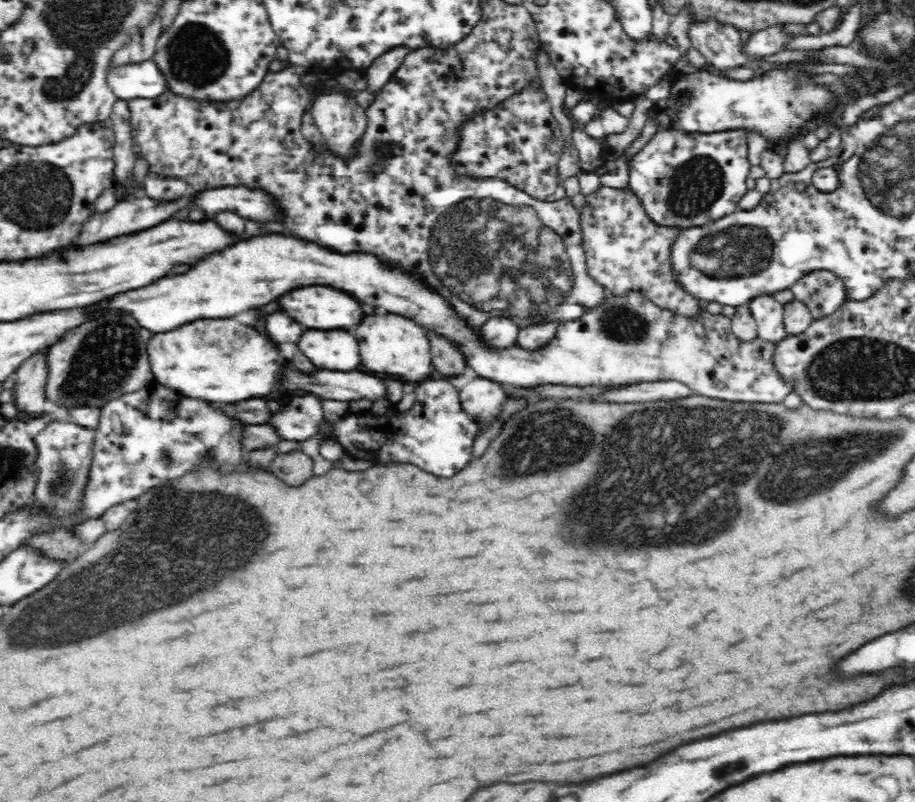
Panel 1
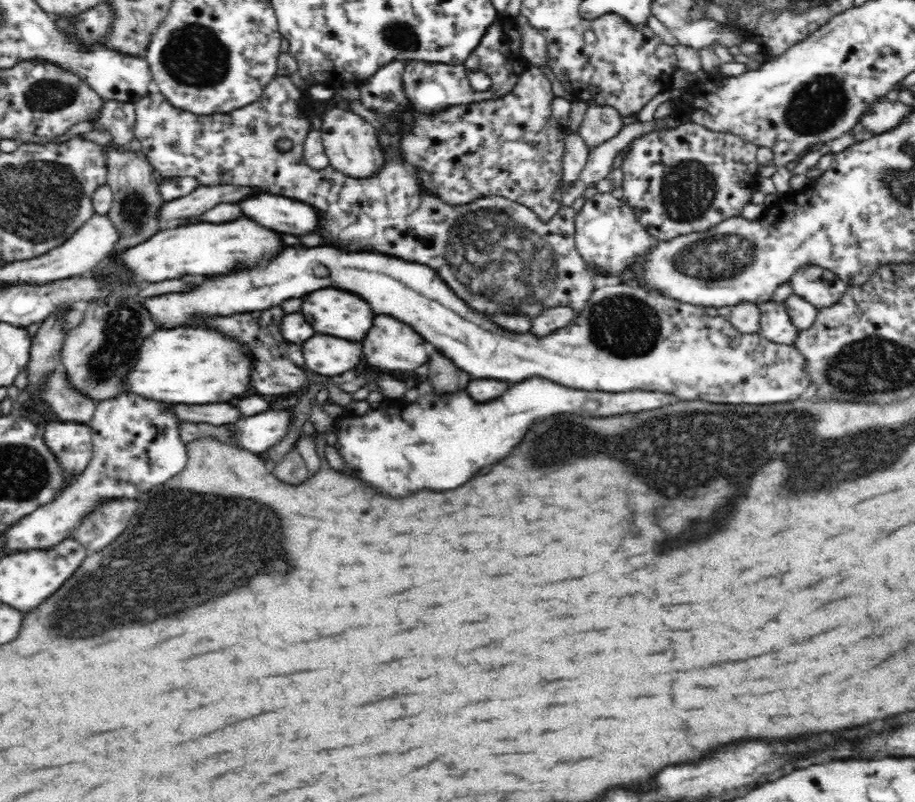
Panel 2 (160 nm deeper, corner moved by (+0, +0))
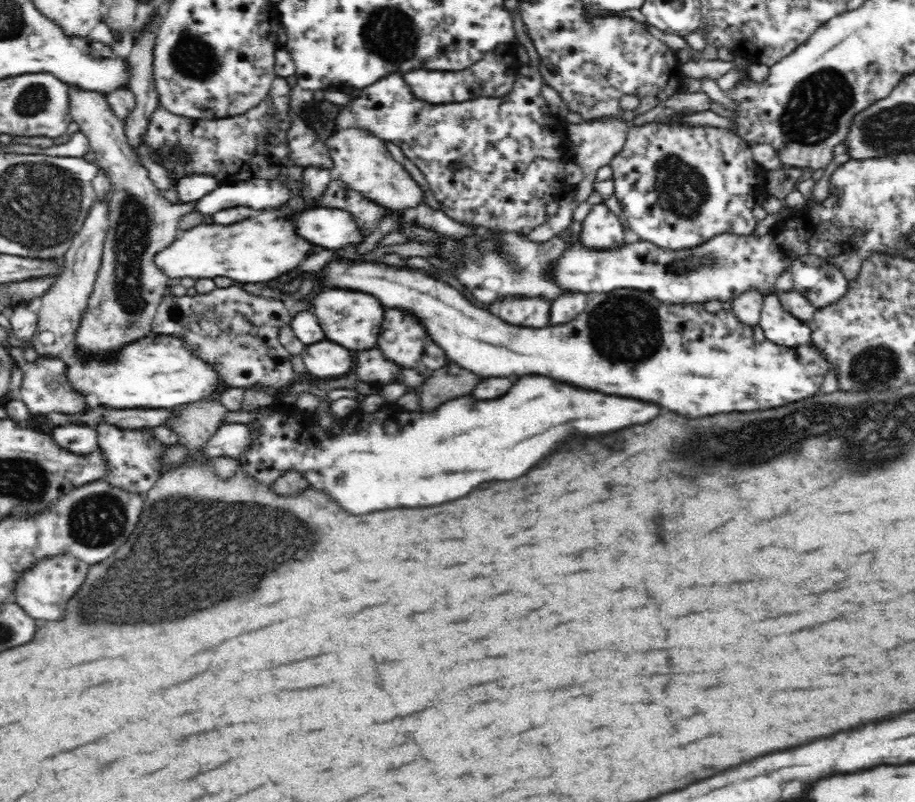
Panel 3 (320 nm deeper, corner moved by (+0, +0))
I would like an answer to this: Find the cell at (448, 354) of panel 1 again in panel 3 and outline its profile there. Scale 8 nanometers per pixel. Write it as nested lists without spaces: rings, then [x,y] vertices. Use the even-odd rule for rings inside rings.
[[[459,364],[444,365],[431,372],[423,383],[419,394],[421,396],[419,405],[426,411],[433,411],[447,400],[472,394],[476,385],[482,380],[484,377],[467,371]]]

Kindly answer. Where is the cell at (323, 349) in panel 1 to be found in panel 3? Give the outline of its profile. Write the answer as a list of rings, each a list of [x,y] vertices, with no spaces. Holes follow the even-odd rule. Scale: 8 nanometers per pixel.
[[[318,342],[304,348],[300,354],[307,372],[313,374],[317,381],[336,379],[346,374],[352,368],[352,356],[350,350],[342,348],[334,342]]]

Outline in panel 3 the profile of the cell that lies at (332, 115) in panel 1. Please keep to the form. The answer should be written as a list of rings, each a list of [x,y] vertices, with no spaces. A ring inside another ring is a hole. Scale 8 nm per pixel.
[[[341,129],[325,142],[335,166],[335,176],[346,183],[348,189],[363,194],[367,200],[390,211],[402,211],[422,206],[425,191],[406,169],[398,163],[386,147],[386,143],[366,129]]]

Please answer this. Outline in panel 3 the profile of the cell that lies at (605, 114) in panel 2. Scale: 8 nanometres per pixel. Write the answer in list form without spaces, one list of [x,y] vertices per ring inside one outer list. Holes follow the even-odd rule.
[[[608,117],[607,119],[608,120],[594,120],[594,122],[583,121],[581,124],[567,123],[568,141],[574,144],[574,157],[583,172],[581,184],[574,190],[574,199],[577,206],[586,202],[591,194],[593,194],[593,184],[597,170],[609,164],[614,156],[622,150],[627,138],[629,128],[625,120],[613,120],[612,117]]]

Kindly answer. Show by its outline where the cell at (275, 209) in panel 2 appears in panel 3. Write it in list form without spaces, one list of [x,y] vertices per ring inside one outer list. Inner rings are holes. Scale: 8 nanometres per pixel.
[[[320,207],[314,209],[306,209],[302,214],[296,214],[296,230],[300,236],[304,236],[308,242],[312,244],[322,244],[328,250],[344,250],[348,246],[356,246],[356,244],[363,243],[366,235],[362,235],[358,231],[357,222],[350,215],[342,209]]]

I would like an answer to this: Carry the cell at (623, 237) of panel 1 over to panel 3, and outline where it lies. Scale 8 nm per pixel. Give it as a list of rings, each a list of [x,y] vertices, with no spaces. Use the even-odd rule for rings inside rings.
[[[598,203],[592,206],[581,227],[582,232],[578,241],[589,248],[606,251],[625,244],[624,228],[620,219],[605,204]]]

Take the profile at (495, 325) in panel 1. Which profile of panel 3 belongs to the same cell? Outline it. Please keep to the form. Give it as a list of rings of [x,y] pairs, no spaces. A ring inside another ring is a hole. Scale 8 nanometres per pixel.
[[[506,296],[497,302],[496,315],[508,324],[520,327],[550,326],[551,301],[534,296]]]

